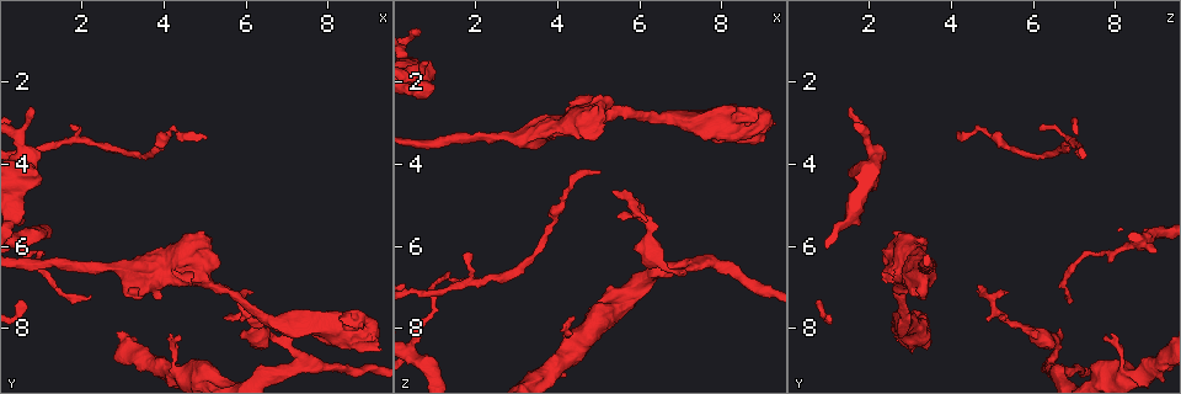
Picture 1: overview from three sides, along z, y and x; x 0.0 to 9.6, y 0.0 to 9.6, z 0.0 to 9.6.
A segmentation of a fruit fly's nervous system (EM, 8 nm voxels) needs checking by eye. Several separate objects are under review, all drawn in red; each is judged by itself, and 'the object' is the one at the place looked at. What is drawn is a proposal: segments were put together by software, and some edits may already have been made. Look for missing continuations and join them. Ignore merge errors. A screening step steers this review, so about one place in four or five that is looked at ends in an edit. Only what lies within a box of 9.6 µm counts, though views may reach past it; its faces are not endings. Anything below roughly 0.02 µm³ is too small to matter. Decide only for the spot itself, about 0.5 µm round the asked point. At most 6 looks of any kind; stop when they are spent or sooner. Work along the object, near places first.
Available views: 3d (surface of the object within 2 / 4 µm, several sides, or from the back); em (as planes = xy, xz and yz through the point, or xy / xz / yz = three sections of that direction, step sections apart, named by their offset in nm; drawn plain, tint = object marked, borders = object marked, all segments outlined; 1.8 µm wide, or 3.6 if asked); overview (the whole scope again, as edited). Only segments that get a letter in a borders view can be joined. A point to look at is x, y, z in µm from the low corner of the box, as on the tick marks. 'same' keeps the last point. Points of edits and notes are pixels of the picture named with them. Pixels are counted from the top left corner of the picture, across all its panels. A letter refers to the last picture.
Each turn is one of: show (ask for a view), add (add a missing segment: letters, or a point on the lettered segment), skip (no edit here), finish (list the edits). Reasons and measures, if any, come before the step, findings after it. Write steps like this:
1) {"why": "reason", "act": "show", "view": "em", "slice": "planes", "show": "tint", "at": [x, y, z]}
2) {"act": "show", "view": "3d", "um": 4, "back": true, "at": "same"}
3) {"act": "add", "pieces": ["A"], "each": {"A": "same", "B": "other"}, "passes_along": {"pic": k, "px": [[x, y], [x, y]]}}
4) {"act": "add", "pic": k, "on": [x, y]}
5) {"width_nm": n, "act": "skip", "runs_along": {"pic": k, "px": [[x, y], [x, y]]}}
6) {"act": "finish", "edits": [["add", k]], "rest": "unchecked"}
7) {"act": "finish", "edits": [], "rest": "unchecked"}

{"why": "thick end", "act": "show", "view": "3d", "um": 4, "at": [3.75, 6.05, 3.30]}

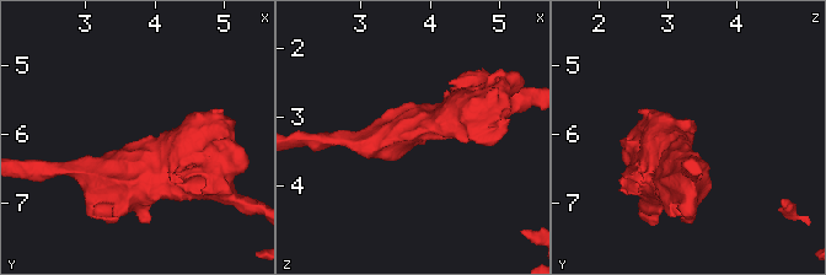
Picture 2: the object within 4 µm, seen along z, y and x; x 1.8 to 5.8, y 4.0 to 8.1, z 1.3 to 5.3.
{"act": "show", "view": "em", "slice": "planes", "show": "borders", "at": [3.75, 6.10, 3.30]}

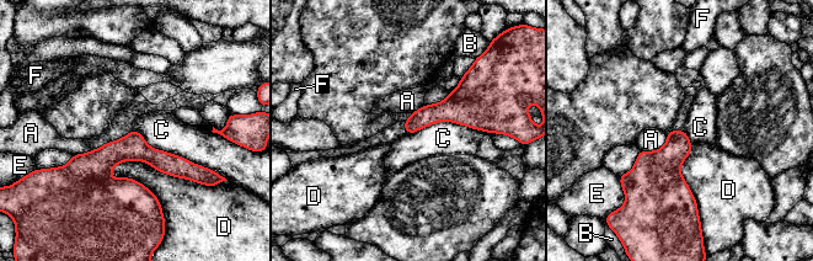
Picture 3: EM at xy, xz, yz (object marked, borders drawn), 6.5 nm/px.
{"act": "skip", "each": {"A": "other", "B": "other", "C": "other", "D": "other", "E": "other", "F": "other"}, "found": "none of them fits"}

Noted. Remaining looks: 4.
{"why": "free end", "act": "show", "view": "em", "slice": "planes", "show": "borders", "at": [1.05, 3.70, 2.05]}

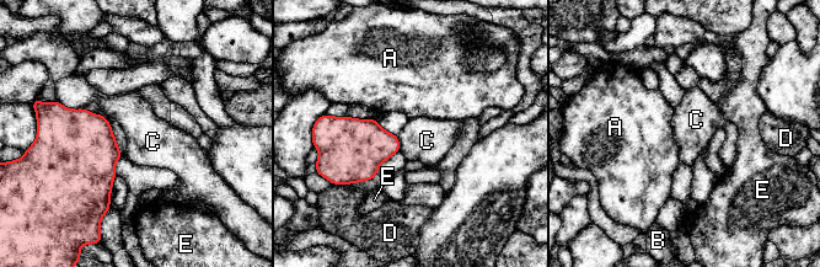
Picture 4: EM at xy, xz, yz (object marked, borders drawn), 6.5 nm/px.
{"act": "skip", "each": {"A": "other", "B": "other", "C": "other", "D": "other", "E": "other"}, "found": "no lettered segment goes on from it"}

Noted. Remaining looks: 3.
{"why": "an open end", "act": "show", "view": "em", "slice": "planes", "show": "borders", "at": [1.95, 3.15, 6.20]}

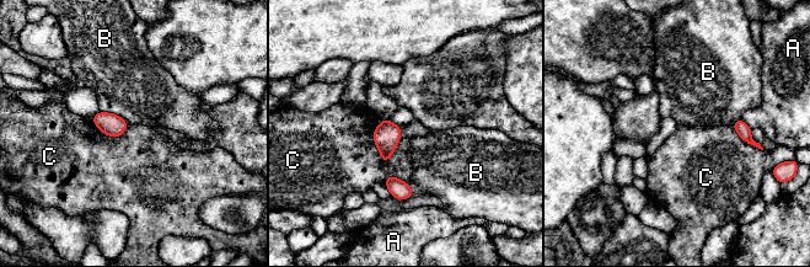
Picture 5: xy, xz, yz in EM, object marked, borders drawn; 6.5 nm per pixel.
{"longest_contact_nm": ["C", 280], "act": "skip", "each": {"A": "other", "B": "other", "C": "other"}, "found": "none of them fits"}

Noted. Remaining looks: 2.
{"act": "finish", "edits": [], "rest": "unchecked"}

